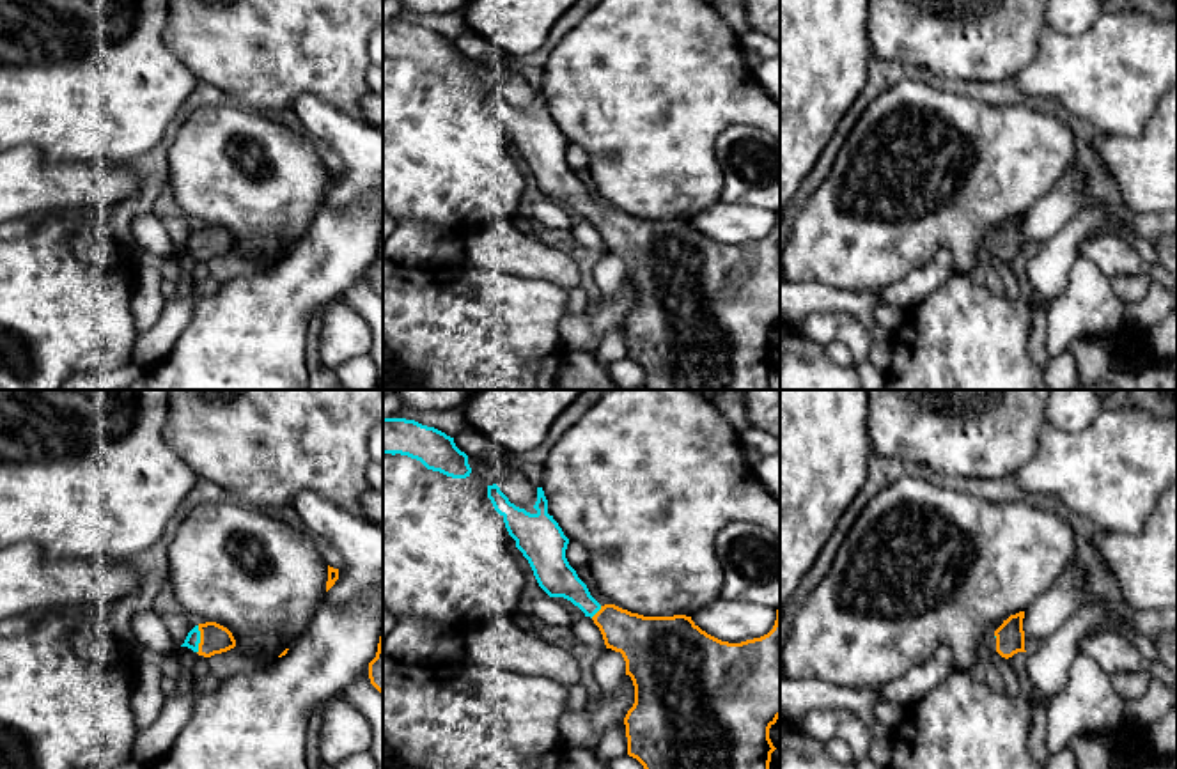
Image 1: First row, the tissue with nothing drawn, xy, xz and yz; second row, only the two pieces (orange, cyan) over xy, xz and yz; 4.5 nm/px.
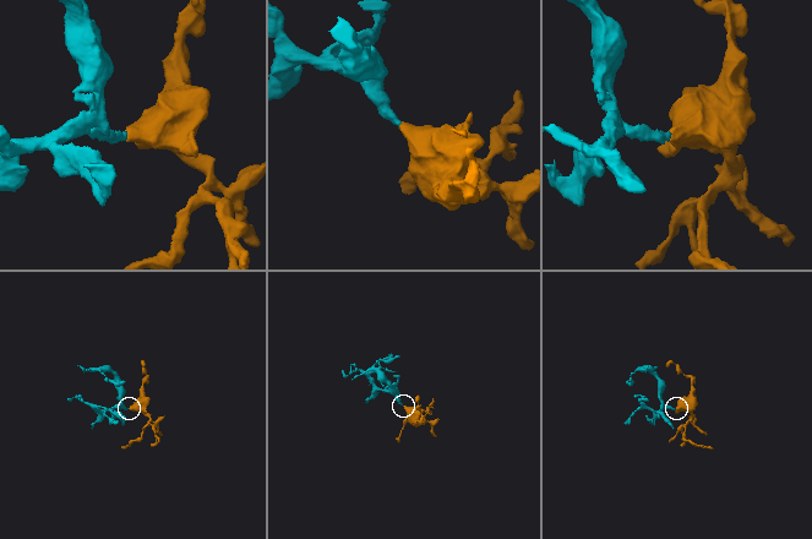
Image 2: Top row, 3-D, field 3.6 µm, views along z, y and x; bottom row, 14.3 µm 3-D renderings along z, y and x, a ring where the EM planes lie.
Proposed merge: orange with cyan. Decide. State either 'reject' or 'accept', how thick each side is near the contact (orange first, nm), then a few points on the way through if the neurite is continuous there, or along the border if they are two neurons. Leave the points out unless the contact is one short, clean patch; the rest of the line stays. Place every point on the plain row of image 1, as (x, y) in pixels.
accept; calibres 140 and 70 nm; way xy (215, 241), (201, 243), (192, 243)

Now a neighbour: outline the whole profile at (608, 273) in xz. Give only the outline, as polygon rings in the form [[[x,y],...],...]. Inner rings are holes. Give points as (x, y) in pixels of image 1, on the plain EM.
[[[606,252],[597,259],[592,278],[604,298],[612,298],[626,280],[626,264],[620,255]]]

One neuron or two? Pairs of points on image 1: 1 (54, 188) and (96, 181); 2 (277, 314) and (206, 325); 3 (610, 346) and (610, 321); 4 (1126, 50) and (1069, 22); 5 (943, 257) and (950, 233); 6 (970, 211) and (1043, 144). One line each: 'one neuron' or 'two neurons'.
1: one neuron
2: one neuron
3: two neurons
4: two neurons
5: two neurons
6: one neuron

